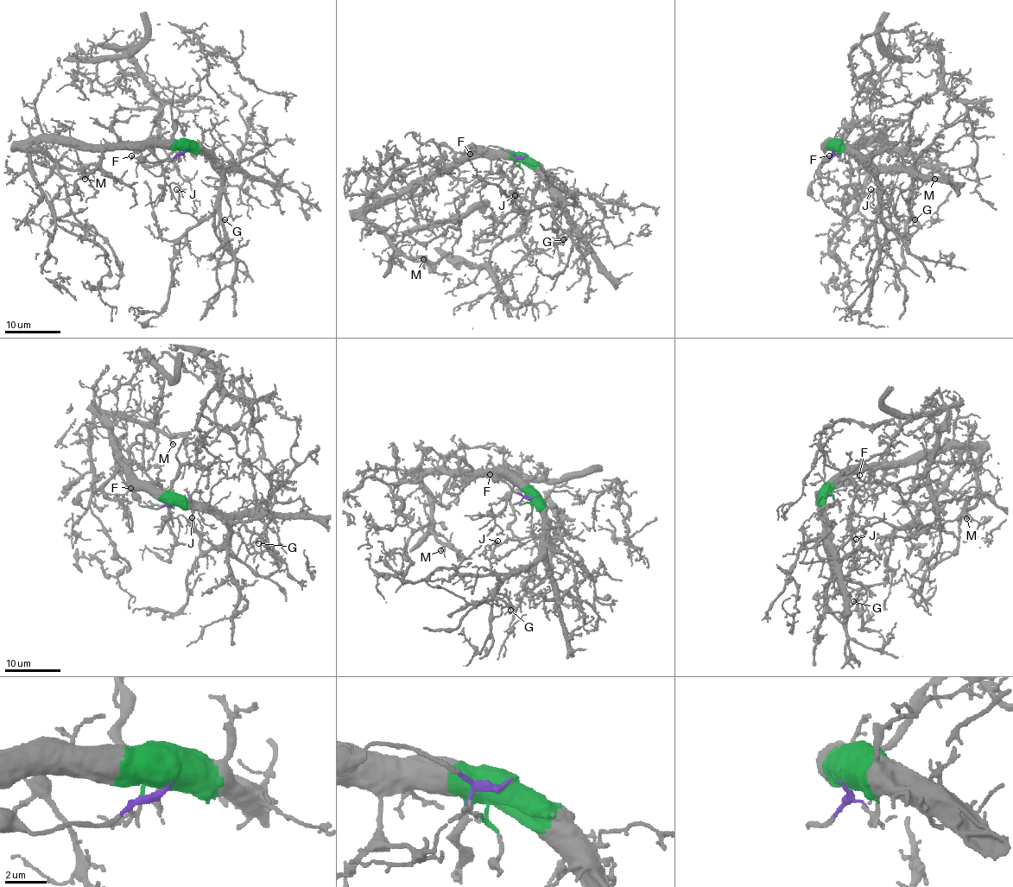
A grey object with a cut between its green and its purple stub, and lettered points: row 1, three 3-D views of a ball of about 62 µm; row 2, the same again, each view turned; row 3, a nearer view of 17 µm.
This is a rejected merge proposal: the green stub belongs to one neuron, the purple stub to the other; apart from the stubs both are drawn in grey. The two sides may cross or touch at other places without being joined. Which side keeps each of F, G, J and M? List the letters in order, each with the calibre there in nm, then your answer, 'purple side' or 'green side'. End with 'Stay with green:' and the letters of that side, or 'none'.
F: 280 nm | purple side
G: 160 nm | green side
J: 180 nm | green side
M: 200 nm | green side
Stay with green: G, J, M

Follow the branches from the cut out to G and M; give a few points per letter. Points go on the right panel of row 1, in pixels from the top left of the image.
G: (832, 149), (849, 151), (874, 176), (877, 184), (877, 209), (897, 234), (902, 236), (915, 219)
M: (832, 149), (832, 145), (886, 142), (893, 147), (904, 147), (932, 170), (934, 179)

